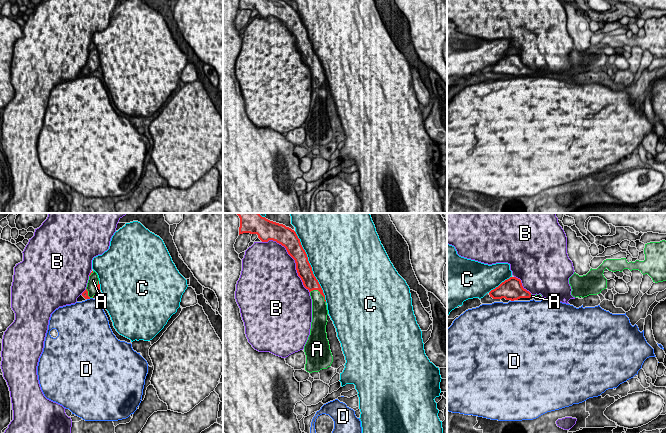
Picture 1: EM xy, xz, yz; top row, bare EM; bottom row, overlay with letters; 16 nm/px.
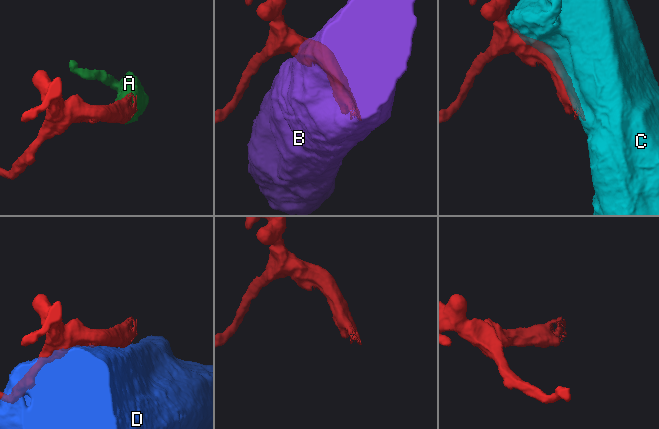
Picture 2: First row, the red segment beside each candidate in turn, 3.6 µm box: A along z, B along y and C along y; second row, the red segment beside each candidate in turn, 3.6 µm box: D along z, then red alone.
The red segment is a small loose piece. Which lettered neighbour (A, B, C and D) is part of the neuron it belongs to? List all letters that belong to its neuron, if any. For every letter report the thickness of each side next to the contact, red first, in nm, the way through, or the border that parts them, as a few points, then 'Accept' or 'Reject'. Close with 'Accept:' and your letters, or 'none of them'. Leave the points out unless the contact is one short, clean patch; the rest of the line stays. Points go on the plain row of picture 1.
A: Thickness 240 nm (red) against 260 nm. Accept
B: Thickness 260 nm (red) against 480 nm. Reject
C: Thickness 240 nm (red) against 480 nm. Reject
D: Thickness 360 nm (red) against 480 nm. Reject
Accept: A

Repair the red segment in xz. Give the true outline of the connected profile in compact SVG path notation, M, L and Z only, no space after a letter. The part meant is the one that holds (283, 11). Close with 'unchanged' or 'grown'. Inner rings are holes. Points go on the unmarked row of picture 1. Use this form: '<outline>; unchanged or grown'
M240 0L239 11L243 9L257 10L258 14L262 18L268 18L269 16L276 17L284 22L288 30L295 36L298 52L301 54L304 63L309 66L312 75L312 98L310 111L304 122L304 128L306 131L305 146L312 149L319 148L322 145L327 145L333 138L333 132L326 109L328 86L325 71L318 56L313 50L307 30L303 25L296 8L283 0Z; grown

